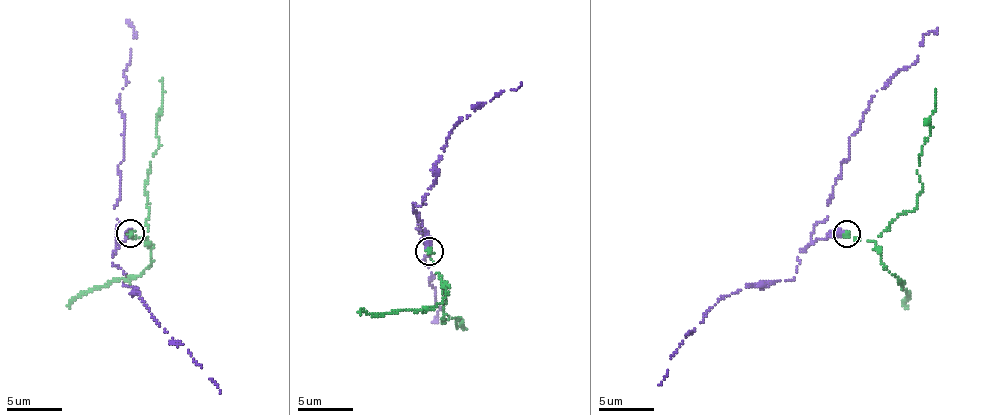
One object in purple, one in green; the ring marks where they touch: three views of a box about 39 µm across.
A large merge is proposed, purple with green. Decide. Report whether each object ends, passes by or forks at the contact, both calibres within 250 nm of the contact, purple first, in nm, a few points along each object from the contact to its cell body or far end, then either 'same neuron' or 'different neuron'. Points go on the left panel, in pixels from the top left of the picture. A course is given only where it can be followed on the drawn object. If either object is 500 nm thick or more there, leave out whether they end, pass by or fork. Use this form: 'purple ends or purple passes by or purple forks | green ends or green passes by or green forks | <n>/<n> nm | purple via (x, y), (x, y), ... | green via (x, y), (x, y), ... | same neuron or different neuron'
purple ends | green ends | 460/320 nm | purple via (129, 234), (112, 263), (121, 268), (126, 285), (137, 292), (159, 326), (183, 344), (220, 393) | green via (129, 234), (147, 237), (147, 175), (158, 145), (156, 125), (162, 78) | different neuron

